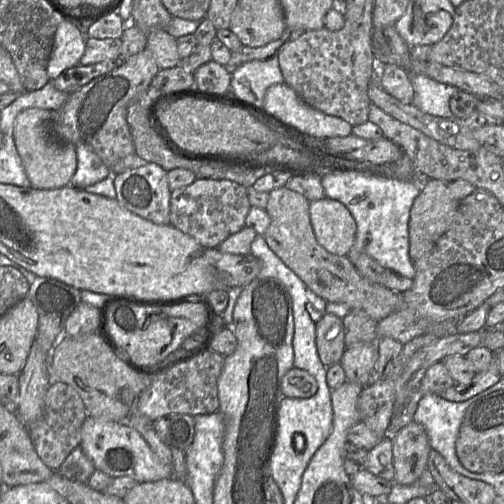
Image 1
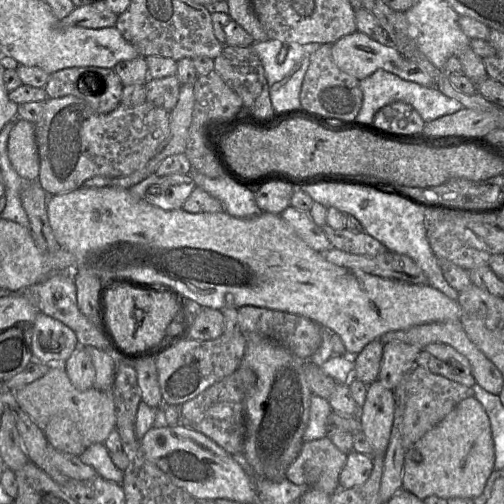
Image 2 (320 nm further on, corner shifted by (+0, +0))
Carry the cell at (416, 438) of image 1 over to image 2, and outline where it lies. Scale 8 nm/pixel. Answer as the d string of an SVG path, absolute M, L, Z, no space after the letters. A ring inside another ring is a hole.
M475 398L460 401L435 427L405 452L402 488L421 500L437 496L450 498L479 497L494 470L495 449L490 419Z

